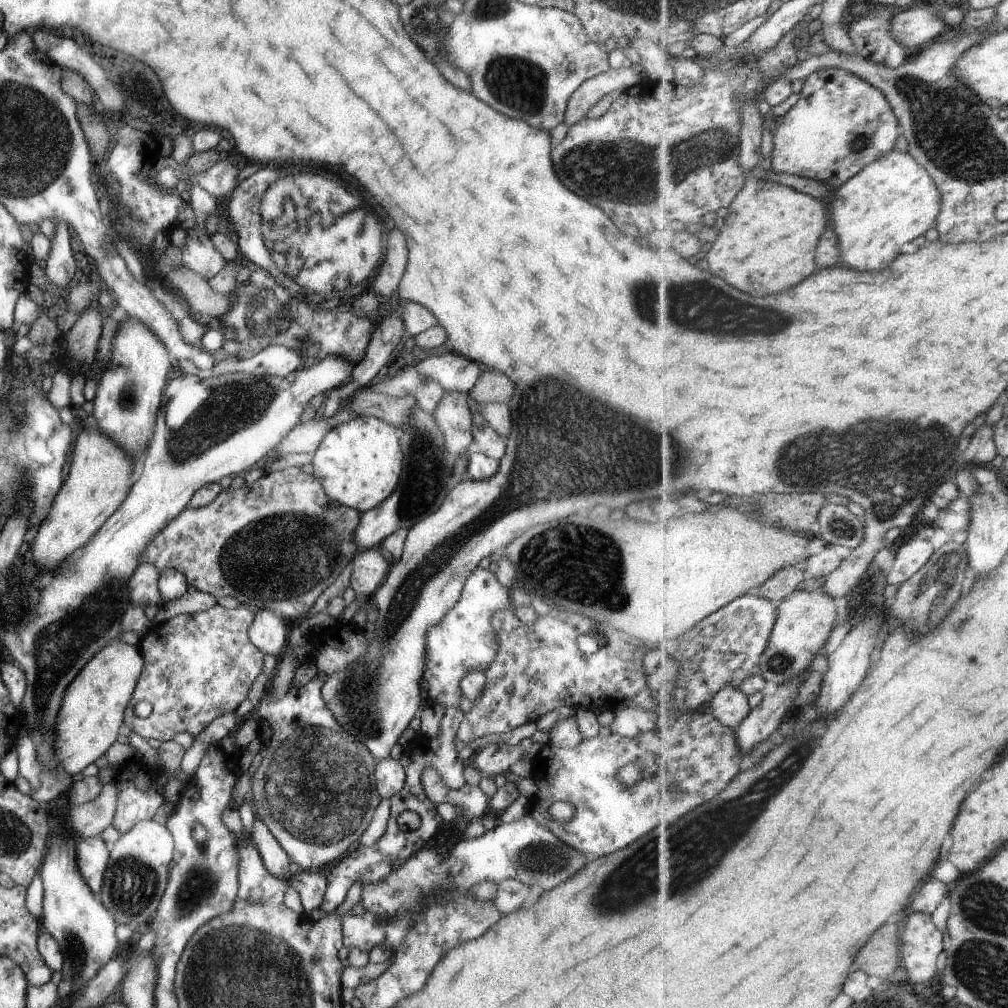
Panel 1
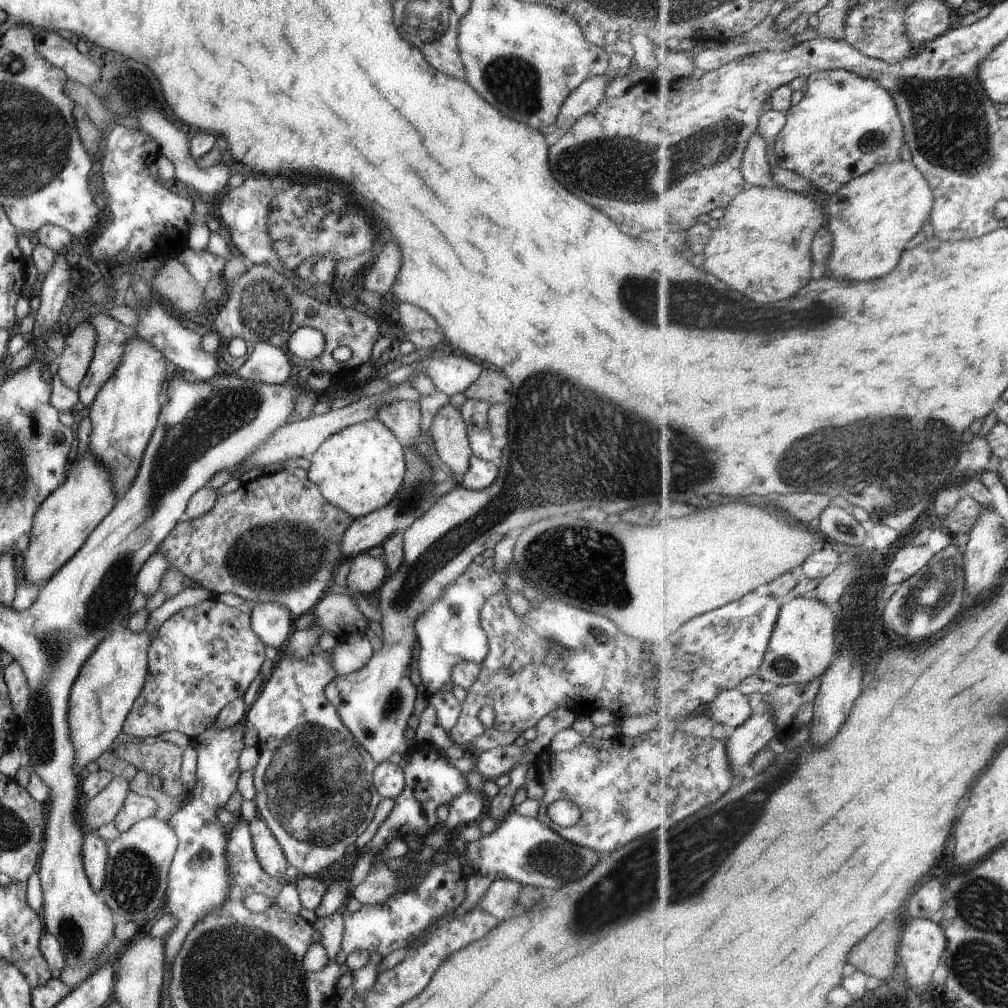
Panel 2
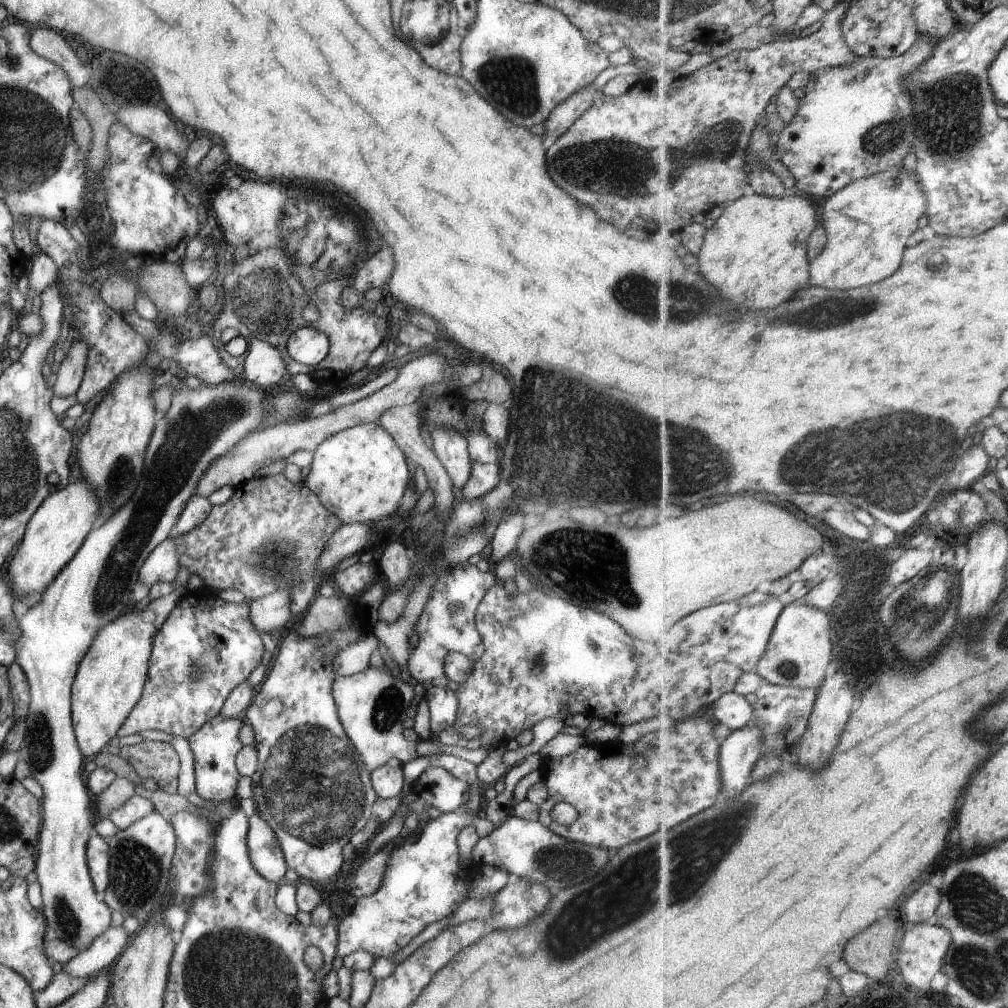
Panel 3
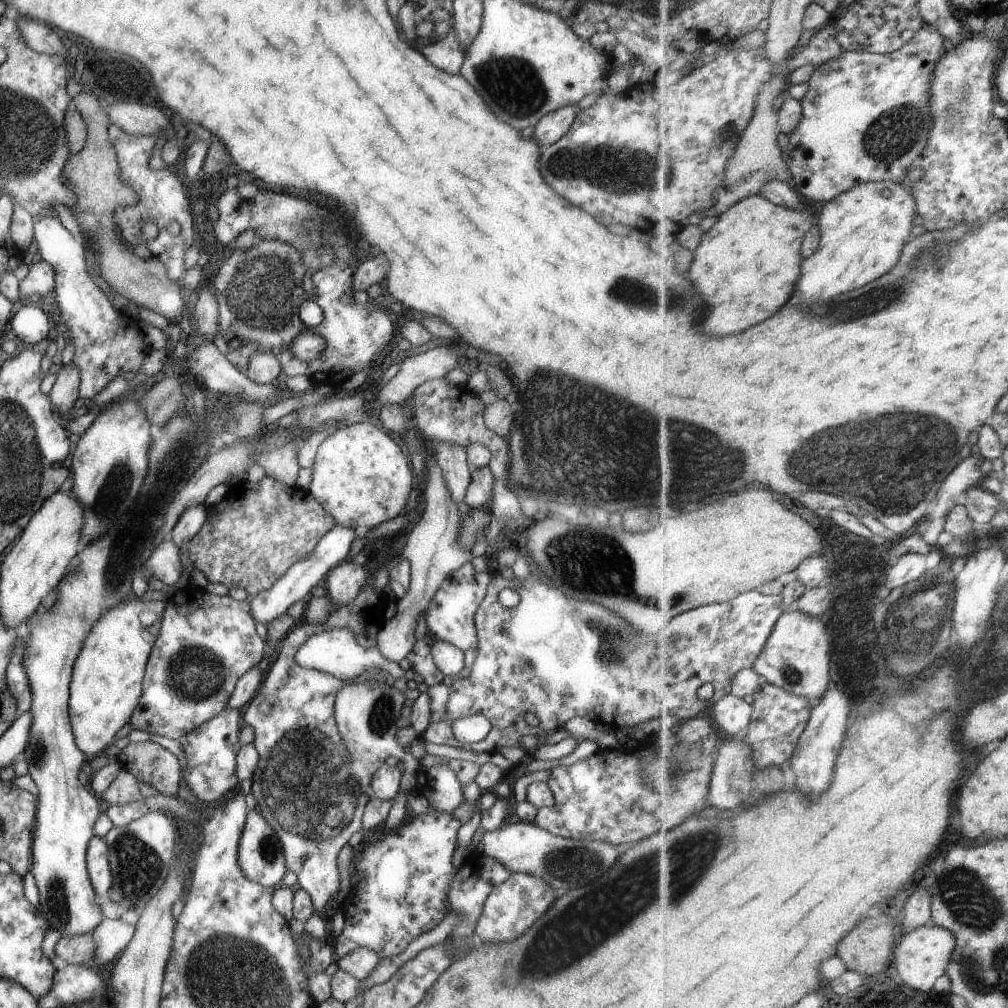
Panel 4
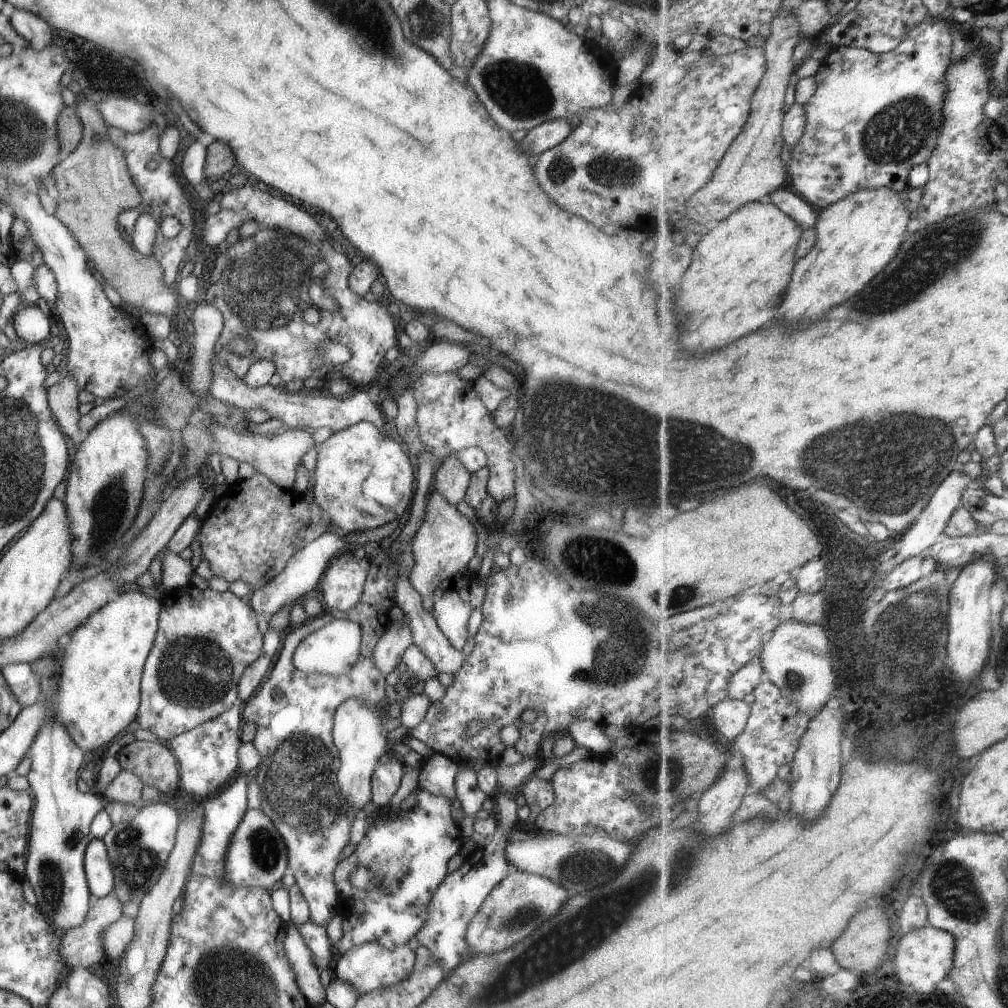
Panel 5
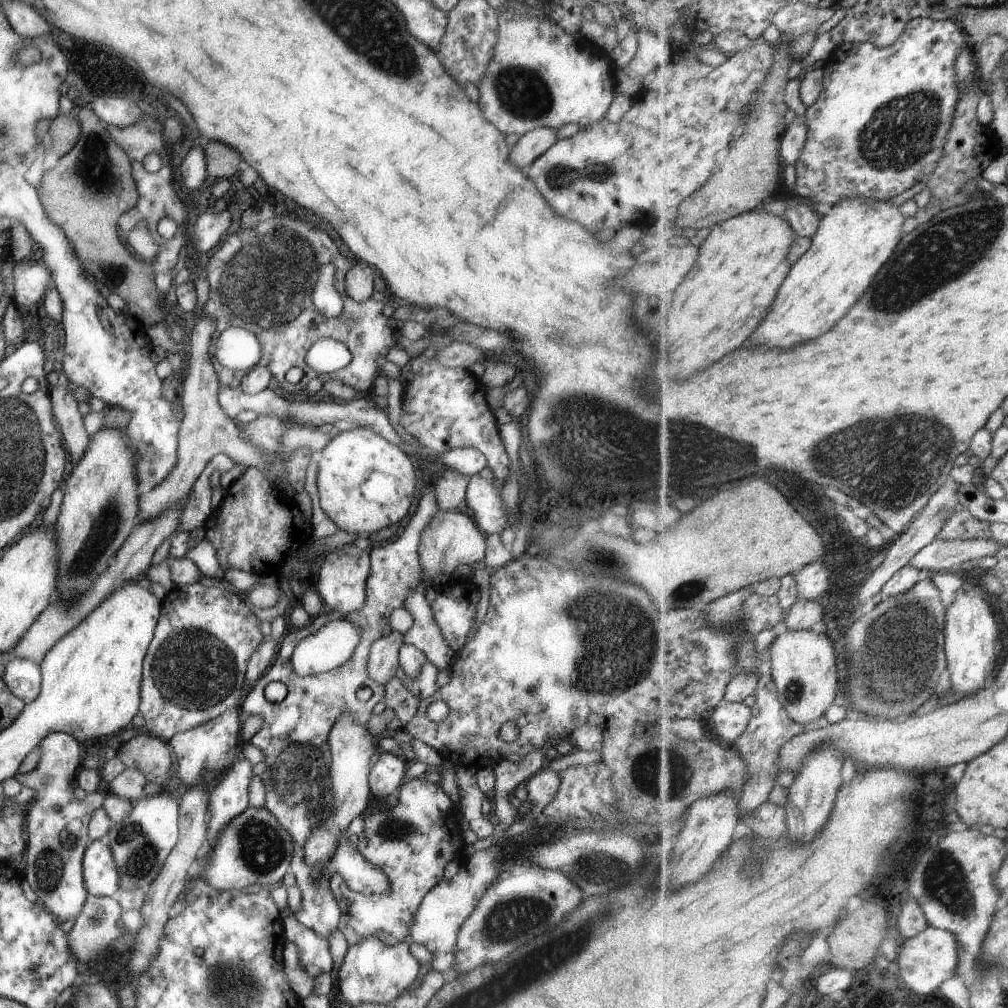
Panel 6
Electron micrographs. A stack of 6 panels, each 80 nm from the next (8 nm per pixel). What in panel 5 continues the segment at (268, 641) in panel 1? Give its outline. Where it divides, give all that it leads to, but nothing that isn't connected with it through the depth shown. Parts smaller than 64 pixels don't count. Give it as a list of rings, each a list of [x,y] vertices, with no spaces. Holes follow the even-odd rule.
[[[341,530],[325,531],[301,550],[295,552],[293,556],[285,563],[285,568],[277,573],[265,586],[251,591],[247,597],[248,604],[257,615],[269,617],[277,612],[284,604],[289,602],[300,602],[303,596],[311,589],[316,589],[319,579],[321,579],[327,565],[343,552],[347,552],[344,541],[345,533]]]

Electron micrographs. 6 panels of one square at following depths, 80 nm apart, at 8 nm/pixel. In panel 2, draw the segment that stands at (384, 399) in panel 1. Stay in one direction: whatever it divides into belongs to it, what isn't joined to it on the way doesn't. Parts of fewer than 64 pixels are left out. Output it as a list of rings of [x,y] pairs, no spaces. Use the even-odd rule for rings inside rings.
[[[395,400],[389,404],[379,406],[375,419],[379,420],[406,451],[417,442],[419,436],[419,420],[421,401]]]

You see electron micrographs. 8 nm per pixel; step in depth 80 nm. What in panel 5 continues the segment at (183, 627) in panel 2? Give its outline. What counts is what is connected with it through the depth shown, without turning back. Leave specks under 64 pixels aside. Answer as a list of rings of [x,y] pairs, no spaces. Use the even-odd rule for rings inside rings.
[[[187,584],[167,592],[159,603],[158,627],[142,666],[140,701],[134,720],[143,730],[149,730],[157,738],[168,741],[215,718],[237,701],[237,683],[244,668],[262,653],[262,634],[257,629],[258,619],[252,608],[228,590],[218,593]]]

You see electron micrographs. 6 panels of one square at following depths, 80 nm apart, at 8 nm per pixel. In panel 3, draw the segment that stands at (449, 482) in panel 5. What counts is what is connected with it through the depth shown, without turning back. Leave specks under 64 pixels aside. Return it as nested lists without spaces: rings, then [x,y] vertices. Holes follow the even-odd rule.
[[[447,428],[430,430],[433,452],[439,463],[445,468],[455,494],[467,482],[471,472],[471,463],[467,453],[465,436]]]

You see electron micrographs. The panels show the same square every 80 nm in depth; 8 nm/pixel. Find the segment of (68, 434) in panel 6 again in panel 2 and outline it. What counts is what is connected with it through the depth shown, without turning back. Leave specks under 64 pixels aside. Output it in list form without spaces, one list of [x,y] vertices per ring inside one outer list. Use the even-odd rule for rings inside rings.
[[[83,321],[64,335],[65,346],[56,359],[59,366],[56,374],[61,380],[61,386],[67,390],[78,388],[79,382],[87,373],[95,346],[93,332],[95,330],[89,326],[89,322]]]

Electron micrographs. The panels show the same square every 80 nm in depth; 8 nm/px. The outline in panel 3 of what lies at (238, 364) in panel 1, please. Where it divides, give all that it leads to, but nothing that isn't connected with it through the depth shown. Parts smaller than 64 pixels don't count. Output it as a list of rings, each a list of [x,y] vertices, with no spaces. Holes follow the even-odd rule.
[[[249,340],[241,379],[253,387],[270,390],[283,374],[285,366],[275,348],[259,340]]]

